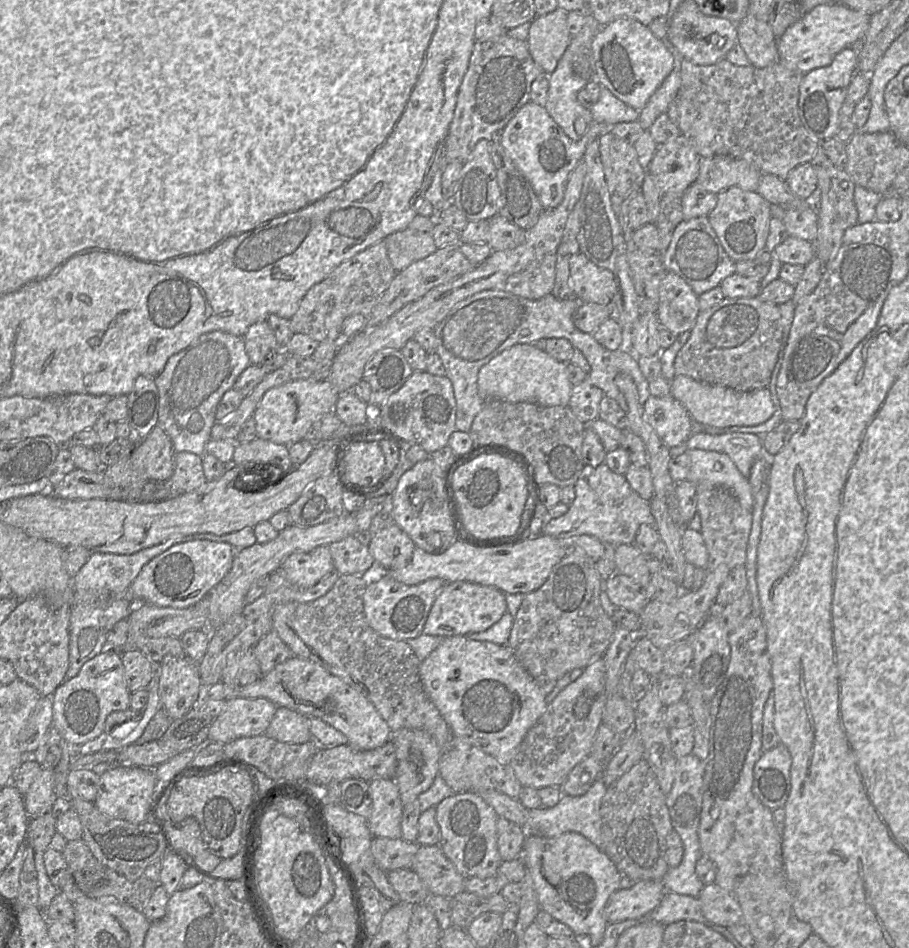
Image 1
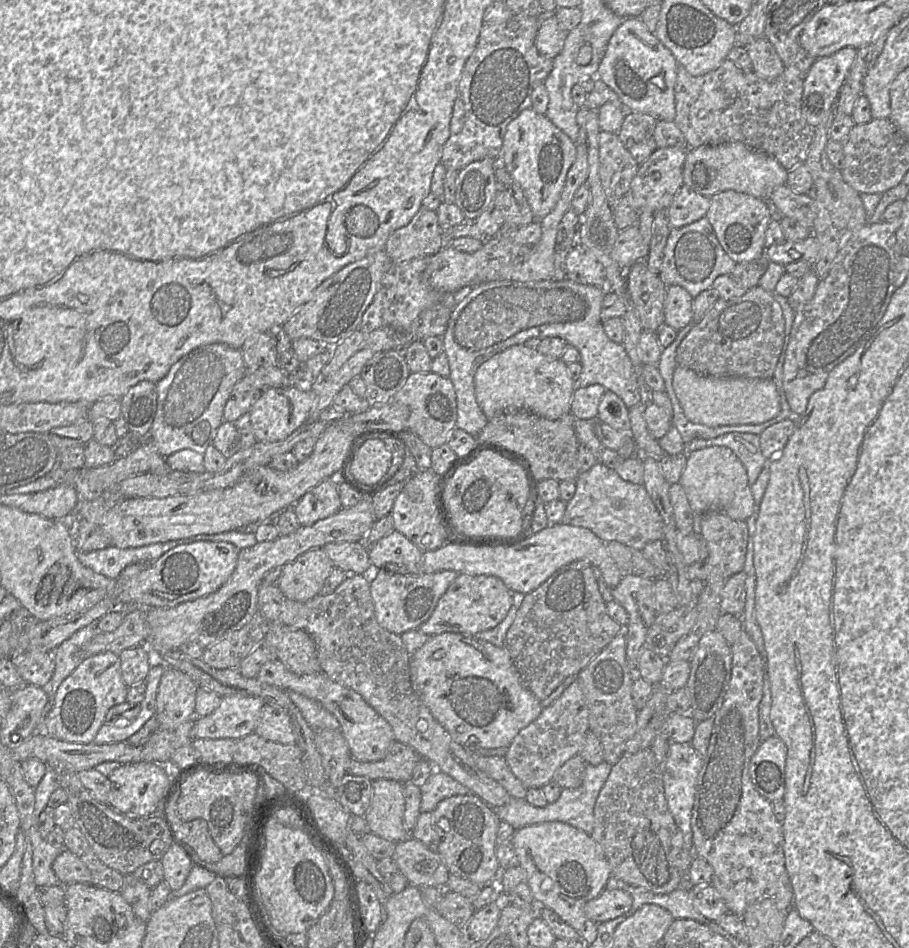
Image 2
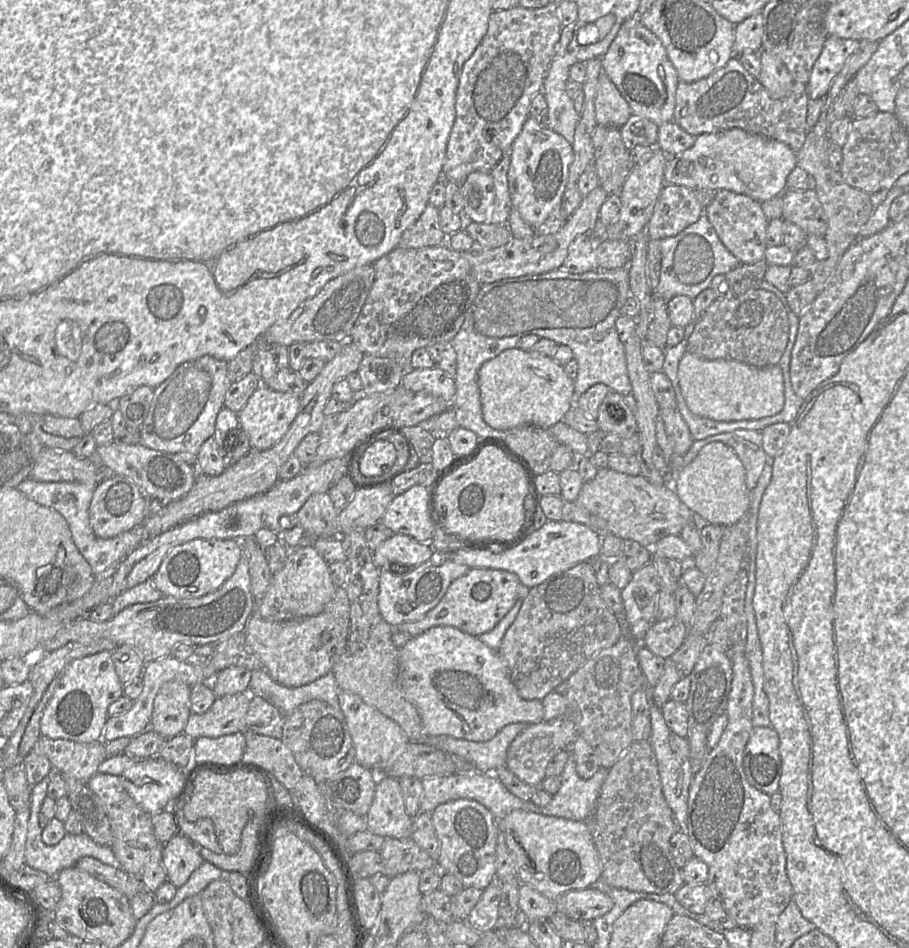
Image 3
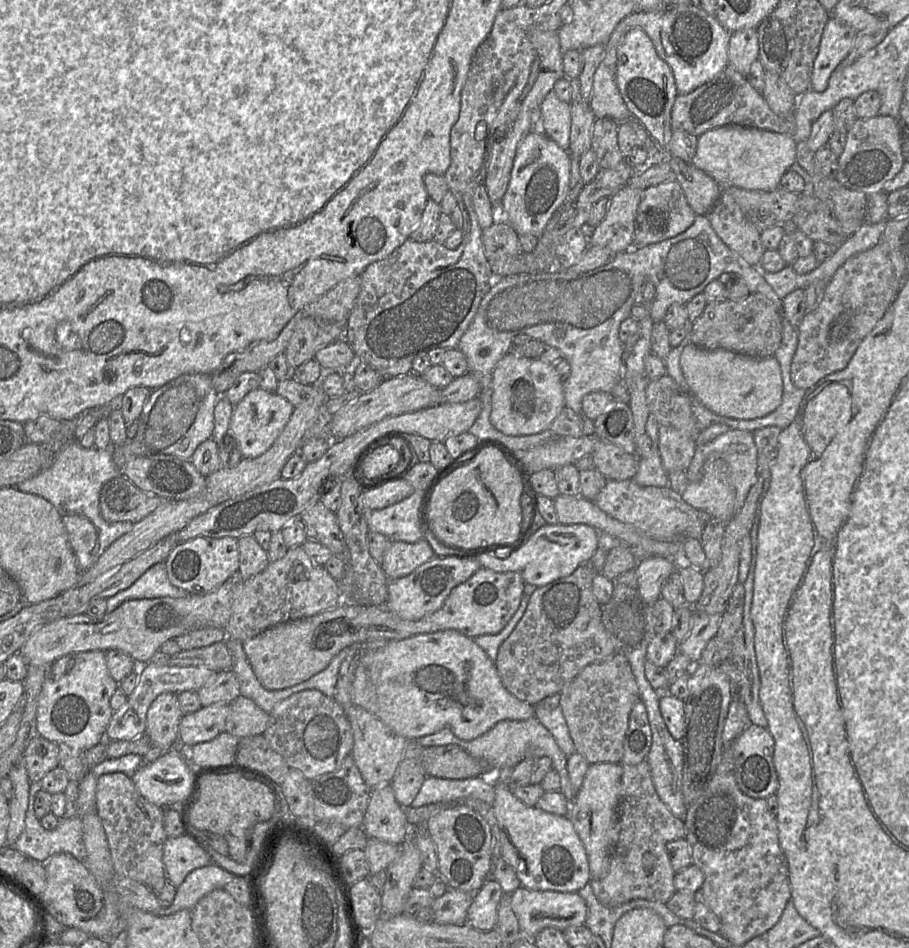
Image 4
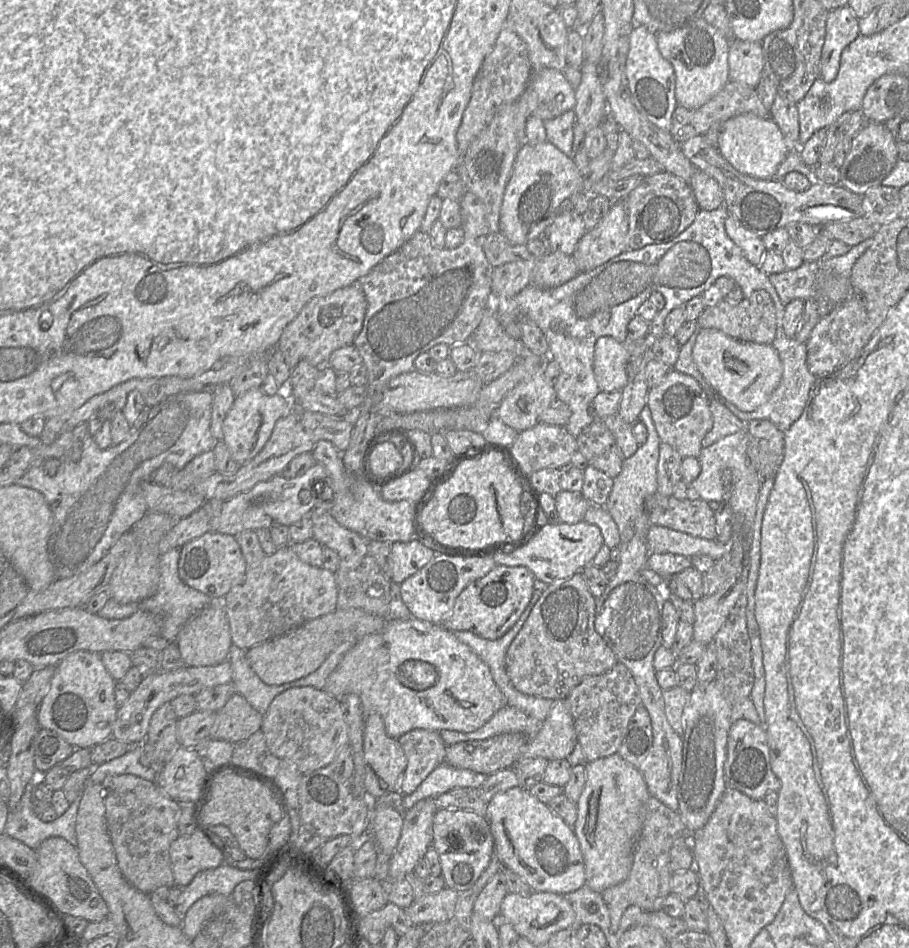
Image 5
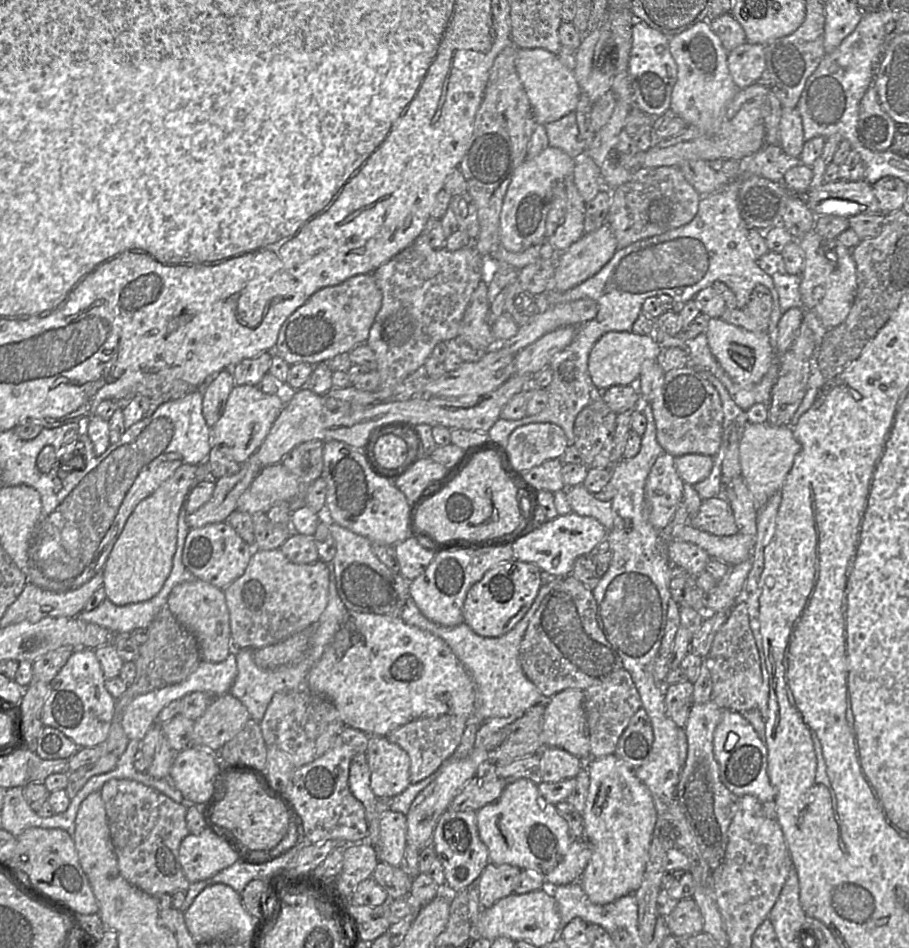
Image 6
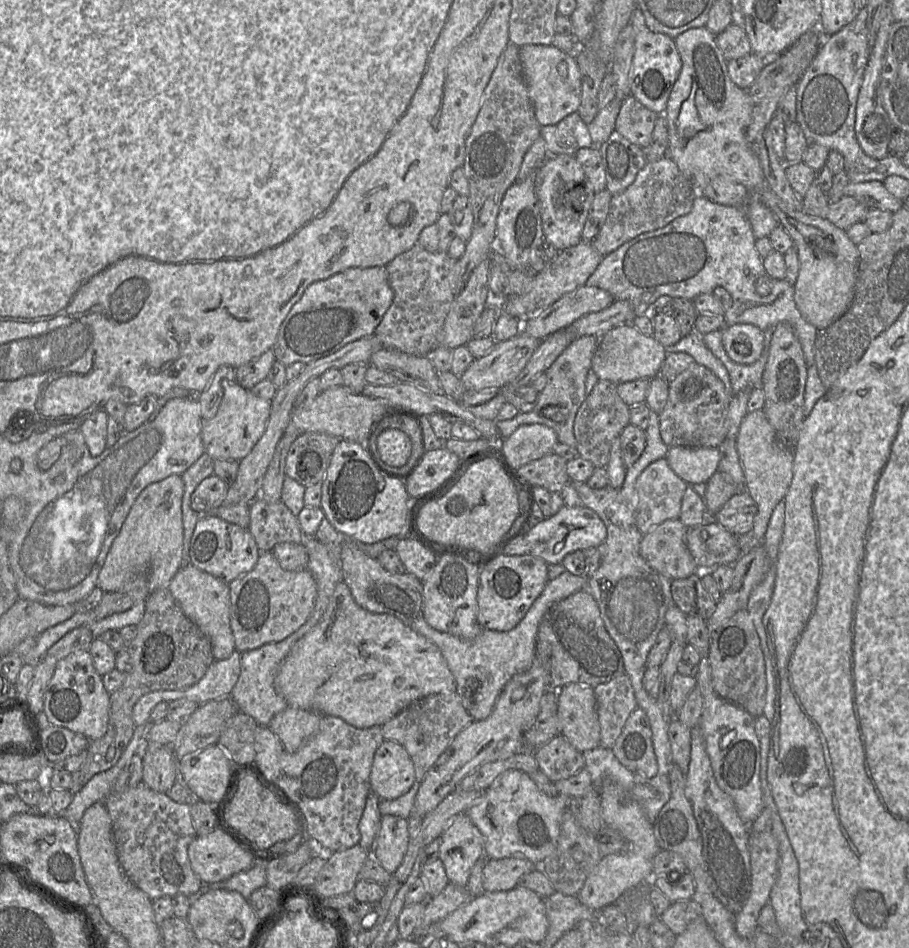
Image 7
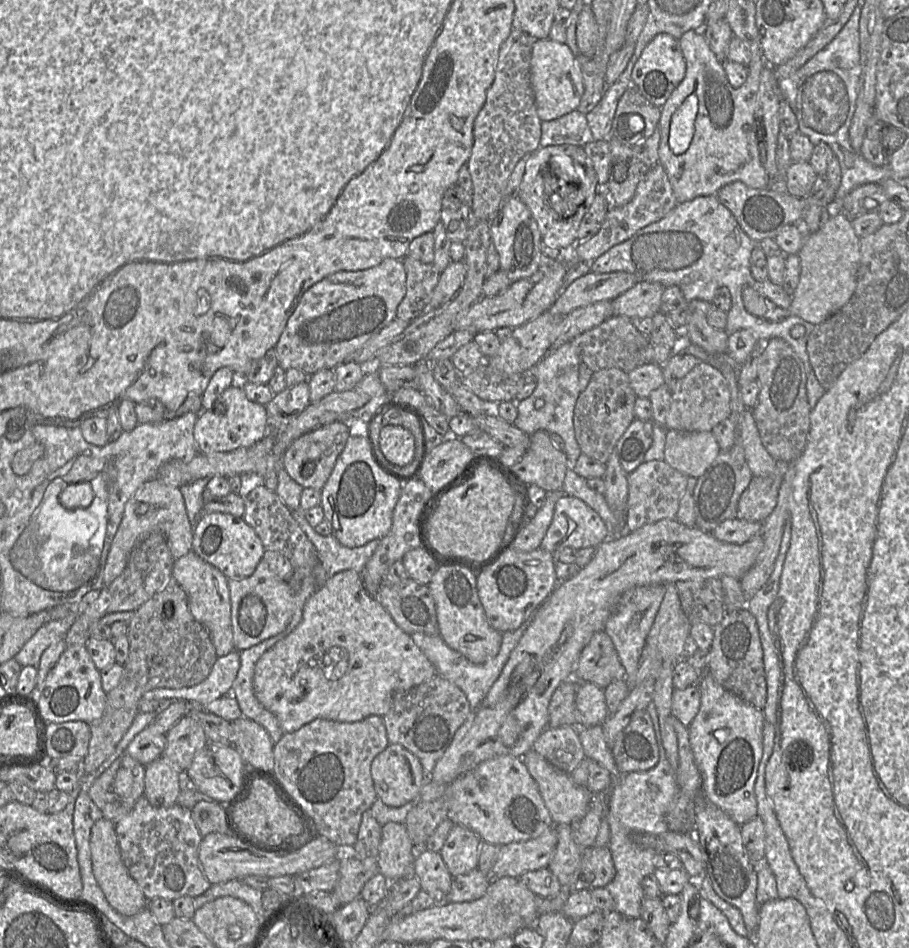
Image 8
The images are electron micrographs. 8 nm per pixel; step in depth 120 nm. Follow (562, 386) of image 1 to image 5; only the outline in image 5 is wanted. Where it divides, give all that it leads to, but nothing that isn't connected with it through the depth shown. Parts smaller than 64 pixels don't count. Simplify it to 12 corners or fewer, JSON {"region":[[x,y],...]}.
{"region":[[544,373],[525,377],[496,415],[521,432],[556,399]]}

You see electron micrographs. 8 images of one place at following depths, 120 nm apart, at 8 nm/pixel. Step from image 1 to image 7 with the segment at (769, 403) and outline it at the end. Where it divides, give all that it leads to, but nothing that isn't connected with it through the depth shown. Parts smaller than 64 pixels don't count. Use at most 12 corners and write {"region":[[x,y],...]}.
{"region":[[752,324],[722,328],[722,343],[737,364],[761,356],[764,332]]}

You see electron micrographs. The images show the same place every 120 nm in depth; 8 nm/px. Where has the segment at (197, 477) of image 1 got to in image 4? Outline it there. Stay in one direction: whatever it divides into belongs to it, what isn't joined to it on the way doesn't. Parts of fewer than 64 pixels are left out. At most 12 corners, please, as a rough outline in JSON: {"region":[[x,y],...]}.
{"region":[[183,374],[151,391],[138,456],[190,460],[213,437],[219,397],[210,375]]}

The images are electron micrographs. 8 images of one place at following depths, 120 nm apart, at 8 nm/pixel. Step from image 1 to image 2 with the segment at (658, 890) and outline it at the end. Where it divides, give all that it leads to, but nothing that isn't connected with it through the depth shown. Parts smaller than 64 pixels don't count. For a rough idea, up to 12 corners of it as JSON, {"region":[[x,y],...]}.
{"region":[[604,889],[585,905],[596,923],[615,919],[632,906],[631,895]]}

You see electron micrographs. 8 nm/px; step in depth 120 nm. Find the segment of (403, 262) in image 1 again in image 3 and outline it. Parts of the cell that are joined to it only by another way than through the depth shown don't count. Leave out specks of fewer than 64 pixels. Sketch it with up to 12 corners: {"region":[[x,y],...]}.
{"region":[[428,203],[397,247],[445,244],[439,209]]}

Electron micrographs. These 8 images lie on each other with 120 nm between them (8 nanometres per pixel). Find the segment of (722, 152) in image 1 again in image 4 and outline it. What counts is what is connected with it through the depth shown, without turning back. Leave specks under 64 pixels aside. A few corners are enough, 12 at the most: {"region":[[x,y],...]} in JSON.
{"region":[[730,65],[678,94],[672,131],[699,137],[725,125],[791,137],[776,115]]}

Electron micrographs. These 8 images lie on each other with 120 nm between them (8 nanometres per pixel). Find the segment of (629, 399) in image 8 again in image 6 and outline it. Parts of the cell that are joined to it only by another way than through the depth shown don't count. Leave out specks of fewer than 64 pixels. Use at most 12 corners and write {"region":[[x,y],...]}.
{"region":[[601,399],[574,423],[587,468],[611,468],[617,413]]}

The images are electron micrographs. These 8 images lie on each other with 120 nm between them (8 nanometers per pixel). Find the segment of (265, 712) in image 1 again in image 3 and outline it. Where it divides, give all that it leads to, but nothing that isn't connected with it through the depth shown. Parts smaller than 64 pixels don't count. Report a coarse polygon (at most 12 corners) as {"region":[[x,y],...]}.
{"region":[[249,693],[217,697],[190,715],[192,739],[244,731]]}

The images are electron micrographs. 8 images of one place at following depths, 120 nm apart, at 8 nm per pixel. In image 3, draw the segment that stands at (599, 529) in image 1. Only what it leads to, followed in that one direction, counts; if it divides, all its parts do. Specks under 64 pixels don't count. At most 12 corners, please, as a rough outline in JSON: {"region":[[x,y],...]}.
{"region":[[608,467],[575,501],[608,533],[653,546],[694,513],[672,485]]}

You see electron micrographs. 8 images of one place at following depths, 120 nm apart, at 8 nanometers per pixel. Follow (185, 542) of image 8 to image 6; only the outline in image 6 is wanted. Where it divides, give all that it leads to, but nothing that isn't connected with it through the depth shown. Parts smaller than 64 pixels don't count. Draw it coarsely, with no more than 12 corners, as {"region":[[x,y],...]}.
{"region":[[197,465],[128,518],[102,570],[106,598],[147,601],[167,580]]}

